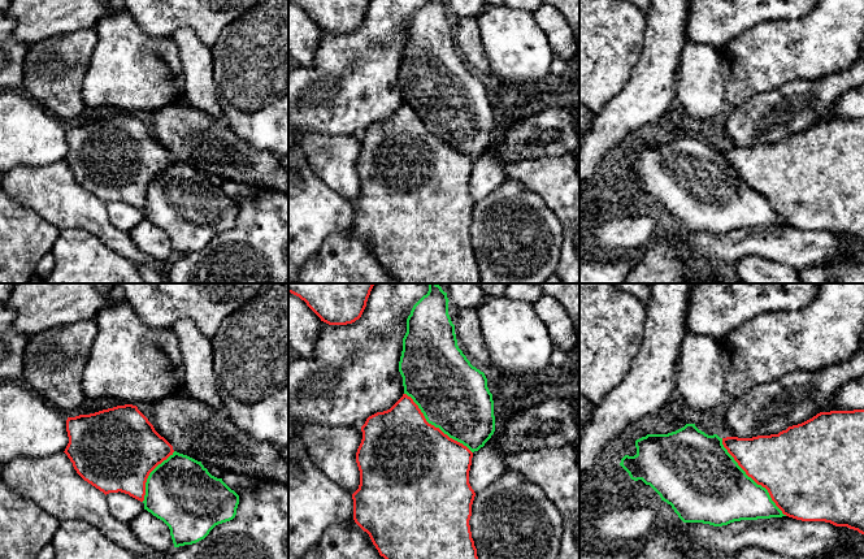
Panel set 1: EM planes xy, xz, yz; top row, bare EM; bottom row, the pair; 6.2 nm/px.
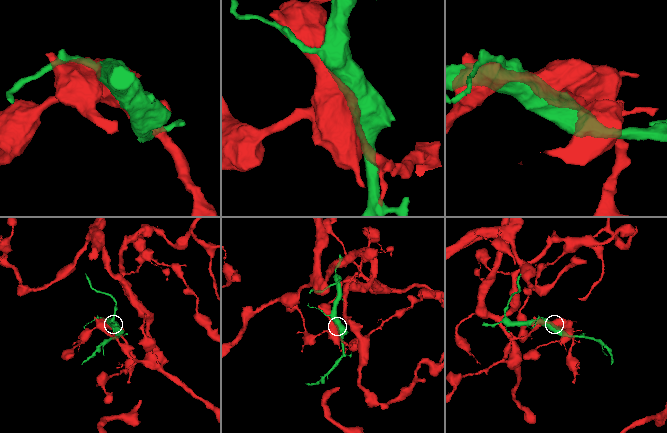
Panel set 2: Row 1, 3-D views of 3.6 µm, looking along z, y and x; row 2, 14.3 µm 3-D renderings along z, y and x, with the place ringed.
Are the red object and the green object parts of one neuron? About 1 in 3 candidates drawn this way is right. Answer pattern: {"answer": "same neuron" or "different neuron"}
{"answer": "different neuron"}

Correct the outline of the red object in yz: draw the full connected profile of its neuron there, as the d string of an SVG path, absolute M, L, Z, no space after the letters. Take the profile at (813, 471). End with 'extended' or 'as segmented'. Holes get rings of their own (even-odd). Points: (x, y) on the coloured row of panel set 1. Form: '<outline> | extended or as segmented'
M864 410L820 412L778 434L726 437L722 445L757 485L765 488L783 515L802 521L825 521L864 534Z | as segmented

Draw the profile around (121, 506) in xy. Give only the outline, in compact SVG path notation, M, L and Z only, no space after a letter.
M109 493L105 495L109 514L122 521L130 524L140 512L144 511L144 503L125 493Z

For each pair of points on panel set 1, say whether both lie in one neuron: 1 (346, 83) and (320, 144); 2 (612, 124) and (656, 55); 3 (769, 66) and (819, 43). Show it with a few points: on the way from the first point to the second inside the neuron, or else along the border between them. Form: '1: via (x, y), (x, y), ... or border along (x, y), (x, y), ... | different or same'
1: border along (302, 130), (355, 135) | different
2: via (629, 107), (652, 83), (655, 72) | same
3: via (781, 55), (785, 51), (807, 48) | same

